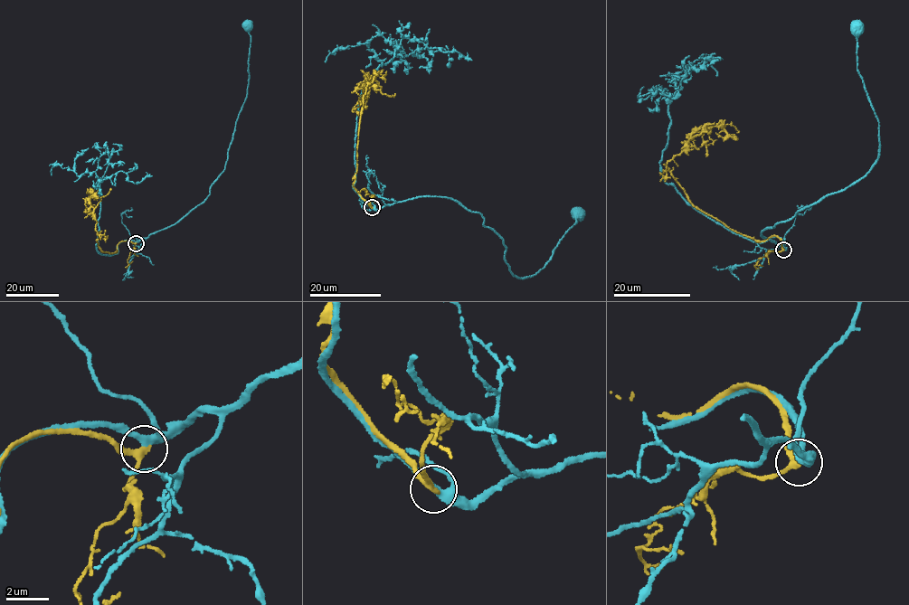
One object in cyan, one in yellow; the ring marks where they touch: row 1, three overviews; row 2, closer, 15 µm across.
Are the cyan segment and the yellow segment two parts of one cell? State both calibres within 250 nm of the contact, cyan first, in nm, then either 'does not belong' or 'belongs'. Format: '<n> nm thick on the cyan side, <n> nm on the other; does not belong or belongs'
280 nm thick on the cyan side, 240 nm on the other; does not belong

